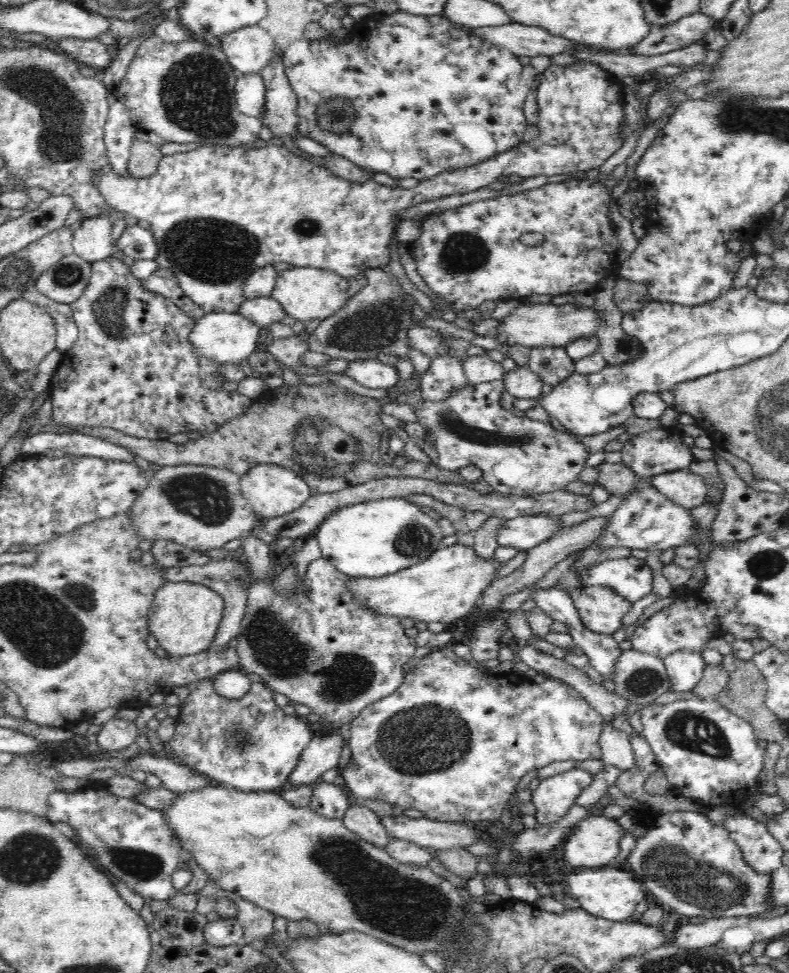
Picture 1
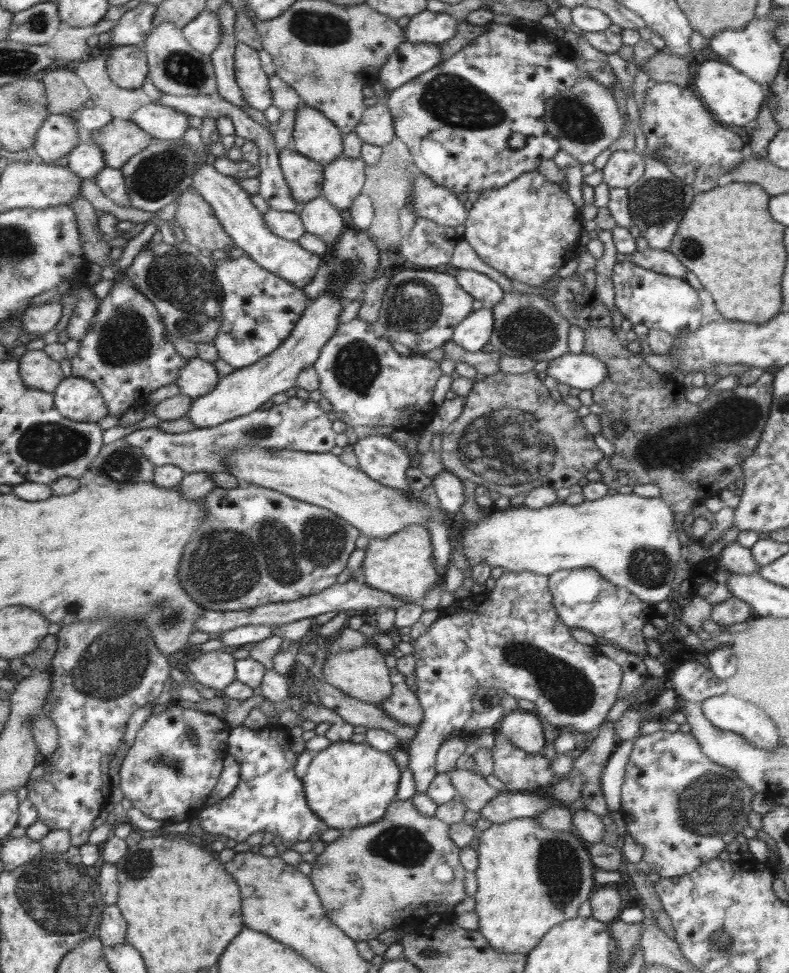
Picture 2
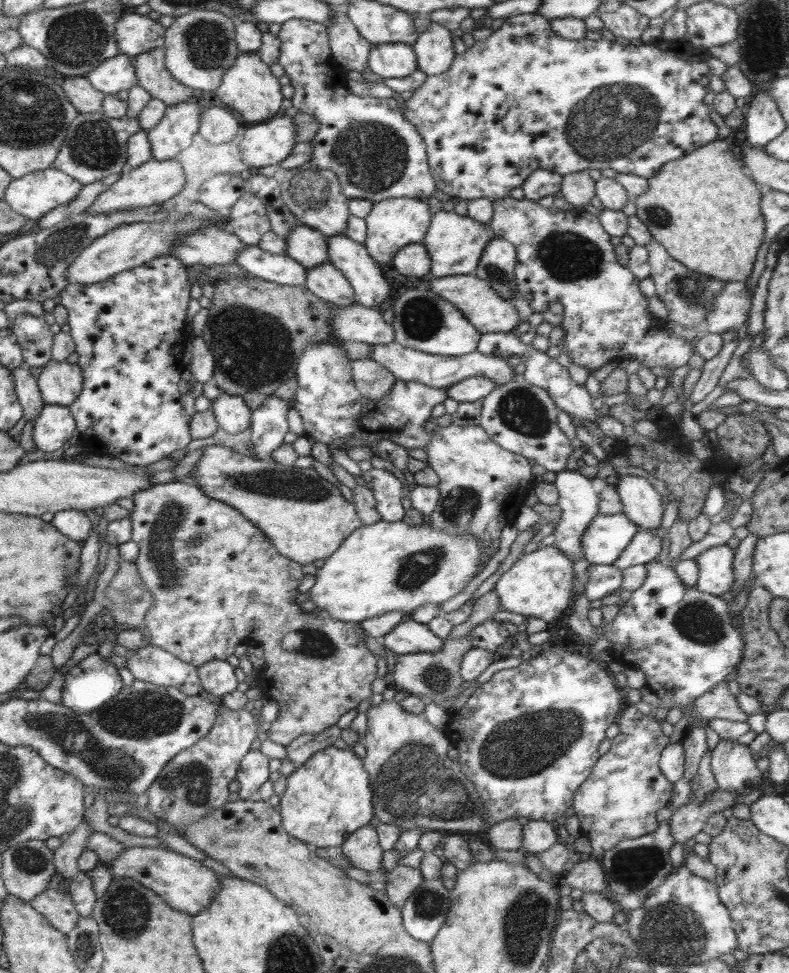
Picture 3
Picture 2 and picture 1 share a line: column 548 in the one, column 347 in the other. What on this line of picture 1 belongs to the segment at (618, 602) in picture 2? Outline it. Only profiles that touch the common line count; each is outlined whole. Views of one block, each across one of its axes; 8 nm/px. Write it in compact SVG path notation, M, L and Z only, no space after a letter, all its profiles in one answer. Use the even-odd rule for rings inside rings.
M455 543L436 549L425 561L383 577L349 577L347 589L361 606L378 614L427 623L459 622L475 611L485 588L496 580L494 574L501 563L495 558L482 560L472 546Z

